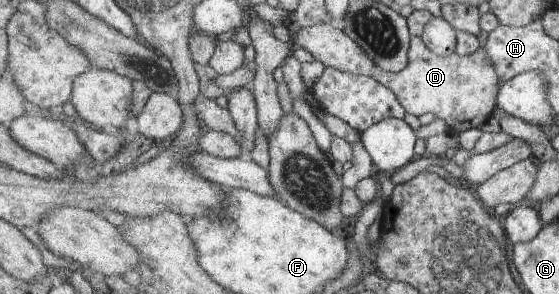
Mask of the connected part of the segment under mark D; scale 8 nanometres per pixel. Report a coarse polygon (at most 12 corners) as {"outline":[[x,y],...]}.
{"outline":[[413,36],[404,71],[373,77],[407,114],[459,133],[493,117],[484,47],[439,55]]}

